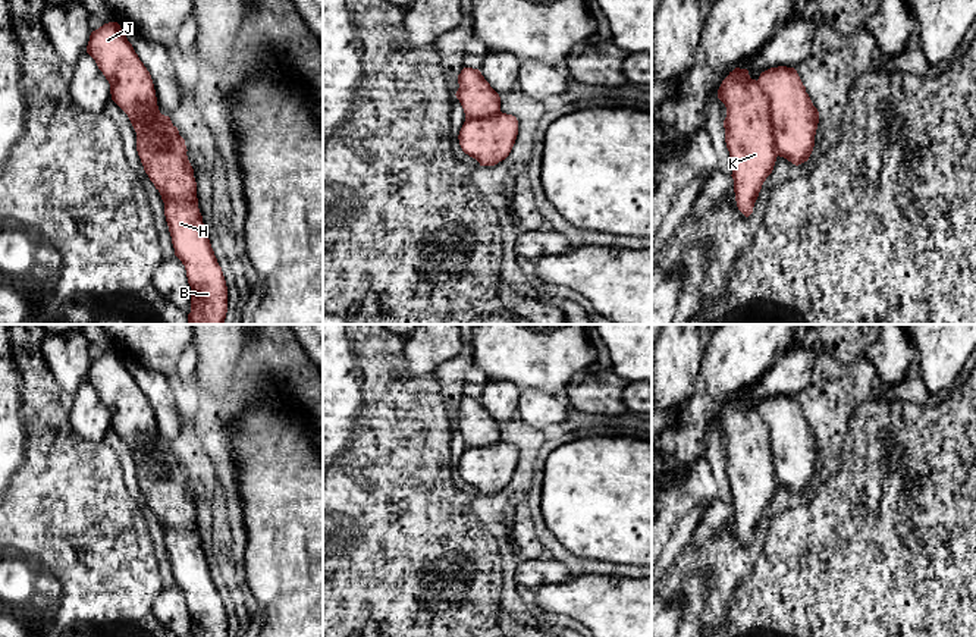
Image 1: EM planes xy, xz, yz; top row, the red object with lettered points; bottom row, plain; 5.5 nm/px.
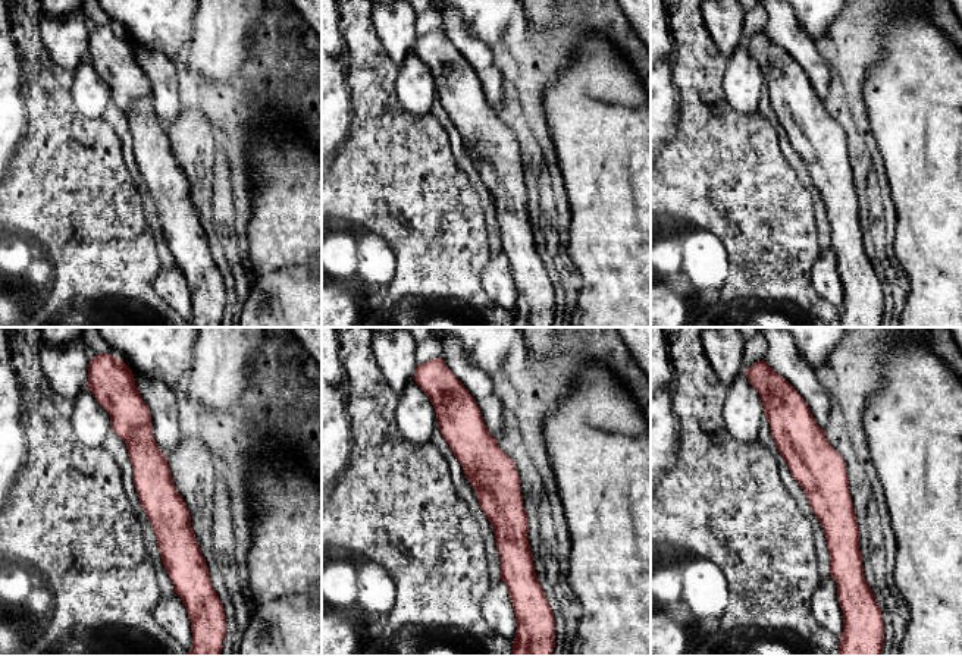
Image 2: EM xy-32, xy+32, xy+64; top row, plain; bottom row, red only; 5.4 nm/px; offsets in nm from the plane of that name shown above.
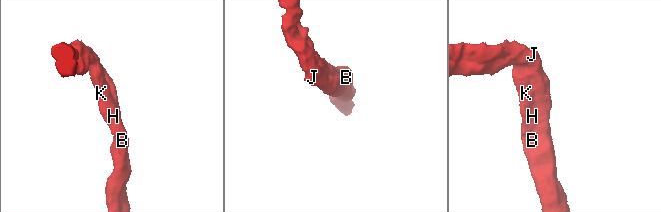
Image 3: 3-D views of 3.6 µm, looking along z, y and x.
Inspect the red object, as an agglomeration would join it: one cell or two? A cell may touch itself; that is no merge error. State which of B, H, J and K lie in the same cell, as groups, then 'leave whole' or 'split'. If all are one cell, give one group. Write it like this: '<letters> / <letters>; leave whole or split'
B H J K; leave whole

